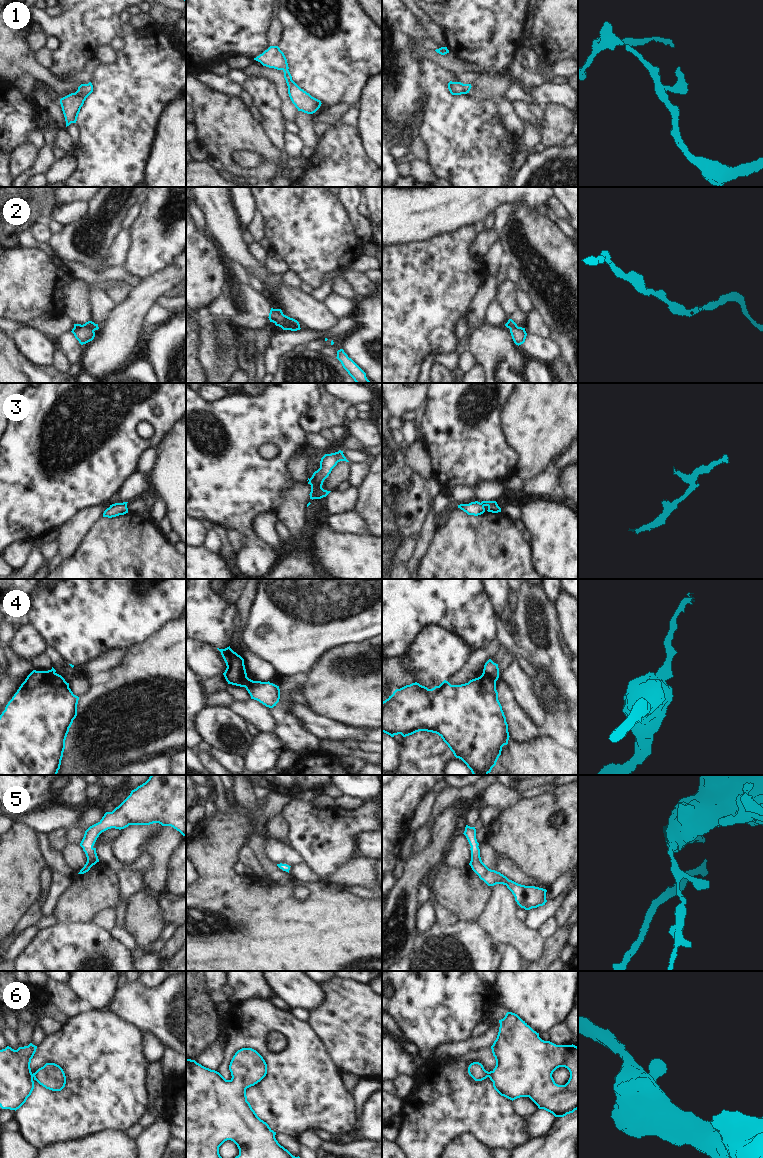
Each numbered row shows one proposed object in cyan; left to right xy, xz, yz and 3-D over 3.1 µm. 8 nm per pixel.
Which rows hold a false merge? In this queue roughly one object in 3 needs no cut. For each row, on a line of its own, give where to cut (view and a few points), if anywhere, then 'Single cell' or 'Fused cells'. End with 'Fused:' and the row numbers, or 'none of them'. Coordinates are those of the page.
1: No split. Single cell
2: No split. Single cell
3: Split along xz (322, 482), (311, 486). Fused cells
4: Split along yz (483, 671), (495, 681). Fused cells
5: No split. Single cell
6: No split. Single cell
Fused: 3, 4

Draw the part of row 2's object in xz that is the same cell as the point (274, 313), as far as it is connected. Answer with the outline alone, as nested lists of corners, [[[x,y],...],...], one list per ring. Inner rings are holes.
[[[271,308],[268,318],[270,322],[273,322],[276,326],[281,327],[283,330],[297,331],[301,329],[299,322],[284,315],[281,309]]]

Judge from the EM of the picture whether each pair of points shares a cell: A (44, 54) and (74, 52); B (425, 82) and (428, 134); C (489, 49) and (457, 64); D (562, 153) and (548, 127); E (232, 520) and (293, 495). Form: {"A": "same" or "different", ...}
{"A": "different", "B": "same", "C": "different", "D": "different", "E": "different"}

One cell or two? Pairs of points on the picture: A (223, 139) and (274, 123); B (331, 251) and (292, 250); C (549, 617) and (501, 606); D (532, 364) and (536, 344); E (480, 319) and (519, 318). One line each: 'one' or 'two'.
A: two
B: one
C: two
D: two
E: two

